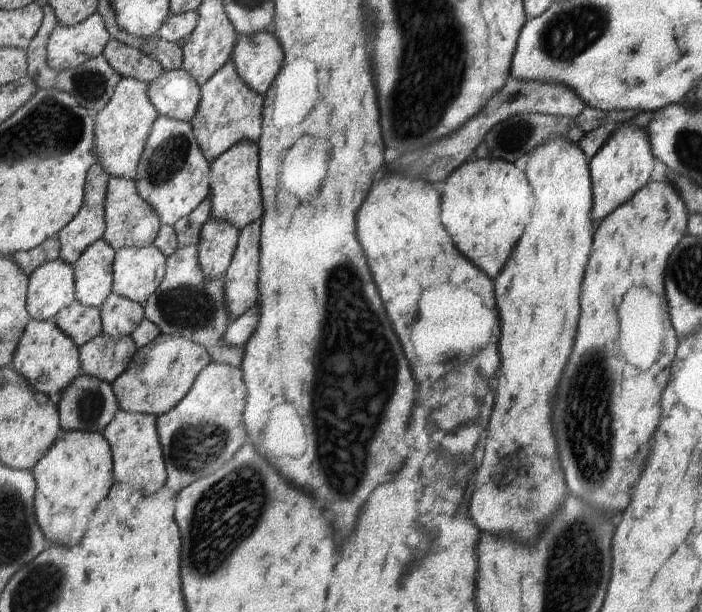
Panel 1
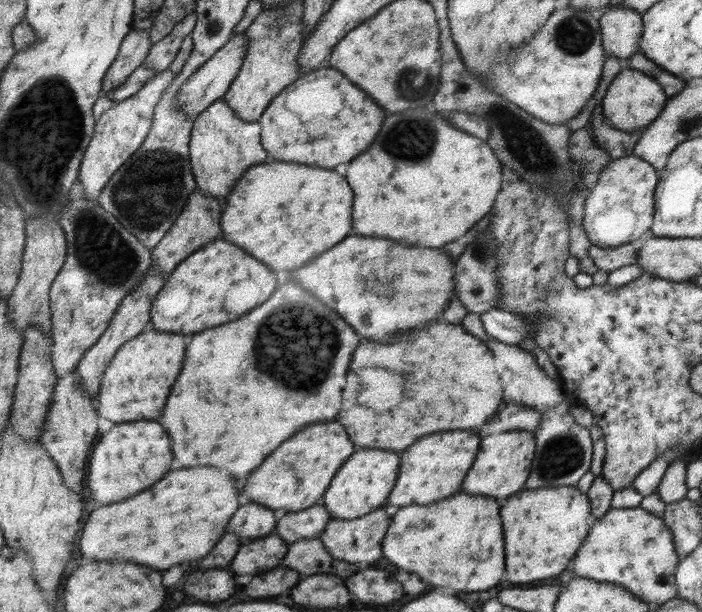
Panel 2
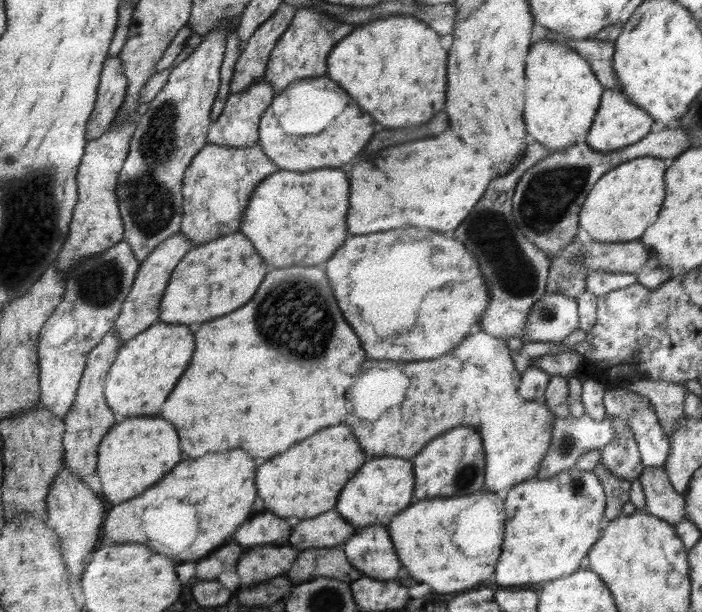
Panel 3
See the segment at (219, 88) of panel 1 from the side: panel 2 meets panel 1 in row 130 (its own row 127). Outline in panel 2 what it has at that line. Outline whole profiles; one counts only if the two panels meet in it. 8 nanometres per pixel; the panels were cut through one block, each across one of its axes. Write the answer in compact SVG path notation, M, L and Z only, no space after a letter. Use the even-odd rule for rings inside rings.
M217 99L195 118L190 142L192 171L202 192L216 196L221 202L225 202L230 196L230 192L246 171L256 164L263 164L269 154L262 143L262 124L258 121L243 120L224 99Z

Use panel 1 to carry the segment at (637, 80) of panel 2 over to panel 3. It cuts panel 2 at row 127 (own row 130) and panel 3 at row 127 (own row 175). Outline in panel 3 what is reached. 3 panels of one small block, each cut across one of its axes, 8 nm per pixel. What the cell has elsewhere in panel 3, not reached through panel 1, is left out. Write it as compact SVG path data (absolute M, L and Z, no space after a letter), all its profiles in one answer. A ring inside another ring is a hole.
M607 89L602 94L602 104L596 112L590 130L586 132L585 143L595 151L606 153L629 147L641 140L651 130L651 115L631 103L629 97L623 95L618 89Z

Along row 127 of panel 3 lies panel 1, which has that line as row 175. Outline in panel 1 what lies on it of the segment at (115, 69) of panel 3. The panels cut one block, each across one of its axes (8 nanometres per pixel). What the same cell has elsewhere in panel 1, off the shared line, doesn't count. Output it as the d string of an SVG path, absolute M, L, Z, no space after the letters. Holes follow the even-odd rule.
M97 161L88 172L85 190L85 200L83 208L79 214L61 232L58 232L59 242L61 242L61 260L67 264L74 265L83 256L91 244L103 239L106 233L106 198L111 175L107 170L103 170Z

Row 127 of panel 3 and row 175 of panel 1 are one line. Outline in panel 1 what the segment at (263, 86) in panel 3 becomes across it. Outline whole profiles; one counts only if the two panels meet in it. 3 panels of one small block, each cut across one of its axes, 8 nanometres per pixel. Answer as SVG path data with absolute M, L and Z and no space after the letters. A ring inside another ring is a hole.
M243 140L235 144L235 148L216 158L211 163L210 187L210 194L213 194L211 219L225 220L243 232L247 226L263 217L265 204L260 185L259 145Z

